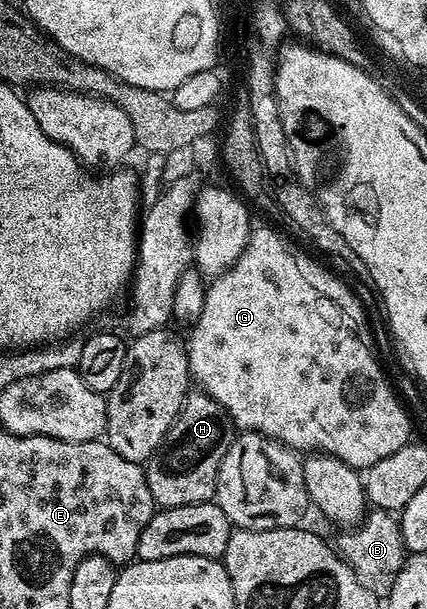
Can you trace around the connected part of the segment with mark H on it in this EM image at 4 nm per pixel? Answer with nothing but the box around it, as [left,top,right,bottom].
[144,389,236,509]

